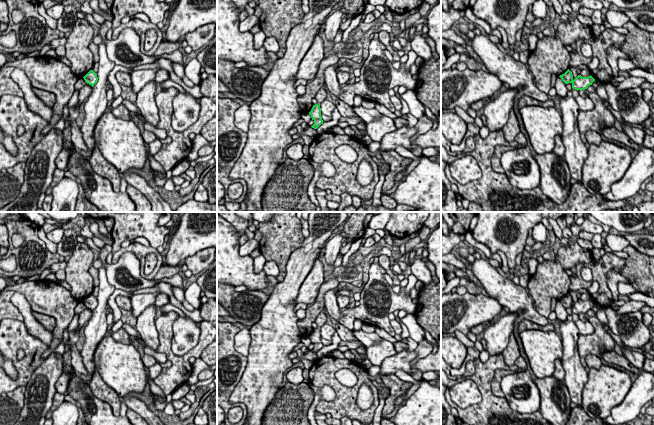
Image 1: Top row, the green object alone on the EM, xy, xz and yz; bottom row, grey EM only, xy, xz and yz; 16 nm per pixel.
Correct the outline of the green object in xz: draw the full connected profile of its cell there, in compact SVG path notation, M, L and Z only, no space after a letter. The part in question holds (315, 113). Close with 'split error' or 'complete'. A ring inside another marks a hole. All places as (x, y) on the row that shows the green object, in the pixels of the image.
M323 86L315 96L317 103L315 105L313 105L311 111L309 112L309 115L311 116L312 120L314 121L314 124L311 127L314 129L317 129L321 124L323 124L323 120L321 118L320 105L326 99L326 97L327 97L327 91L326 91L325 87Z | split error

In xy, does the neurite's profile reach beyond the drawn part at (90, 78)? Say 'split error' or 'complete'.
complete

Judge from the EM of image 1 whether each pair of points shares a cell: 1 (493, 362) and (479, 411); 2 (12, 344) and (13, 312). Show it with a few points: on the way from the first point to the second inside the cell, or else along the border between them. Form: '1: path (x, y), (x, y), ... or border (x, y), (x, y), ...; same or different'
1: path (485, 374), (485, 399); same
2: border (10, 318), (22, 321); different

